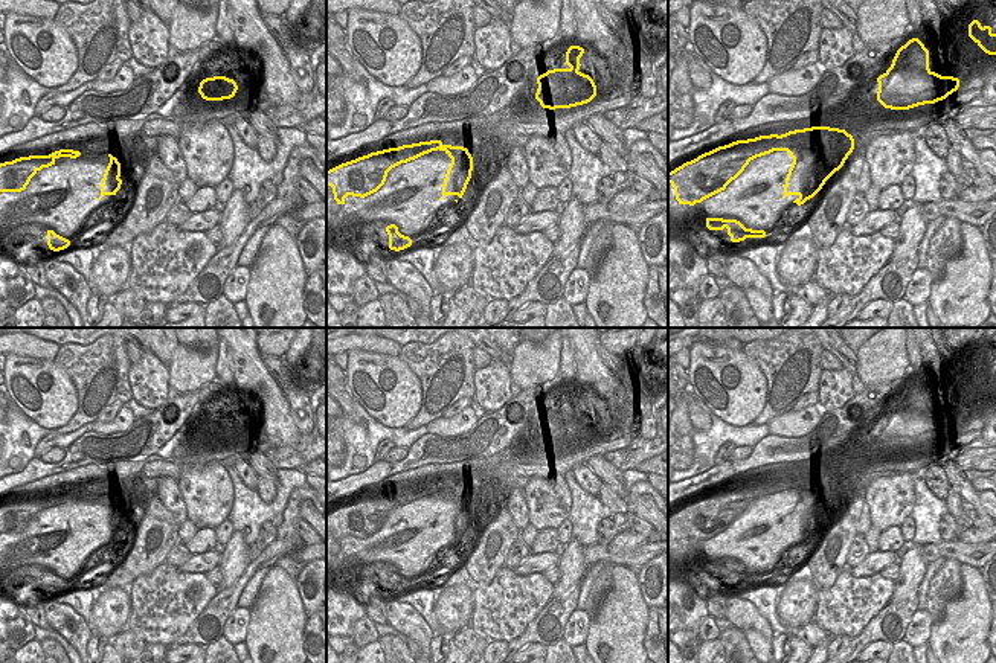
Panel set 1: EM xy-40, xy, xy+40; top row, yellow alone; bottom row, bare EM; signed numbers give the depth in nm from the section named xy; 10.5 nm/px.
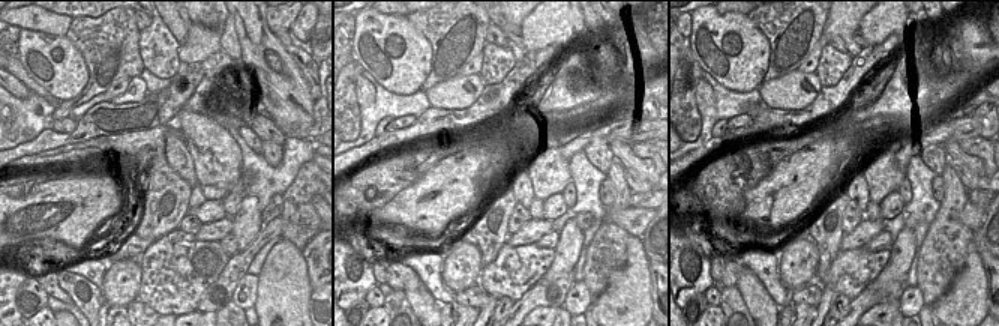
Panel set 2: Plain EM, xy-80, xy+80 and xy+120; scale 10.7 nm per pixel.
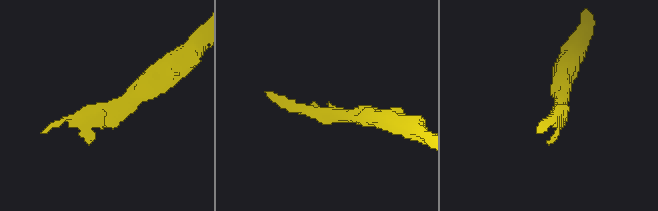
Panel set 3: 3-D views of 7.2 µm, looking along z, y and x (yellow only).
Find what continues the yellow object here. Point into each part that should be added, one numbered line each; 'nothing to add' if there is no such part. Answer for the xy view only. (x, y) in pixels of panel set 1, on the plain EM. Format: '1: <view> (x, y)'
1: xy (409, 540)

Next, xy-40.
1: xy-40 (63, 538)

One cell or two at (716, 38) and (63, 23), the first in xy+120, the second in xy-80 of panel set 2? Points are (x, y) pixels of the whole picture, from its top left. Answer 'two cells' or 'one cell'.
two cells

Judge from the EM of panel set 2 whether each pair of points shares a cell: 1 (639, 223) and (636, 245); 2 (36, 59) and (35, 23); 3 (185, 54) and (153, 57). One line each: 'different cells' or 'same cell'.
1: different cells
2: different cells
3: different cells

